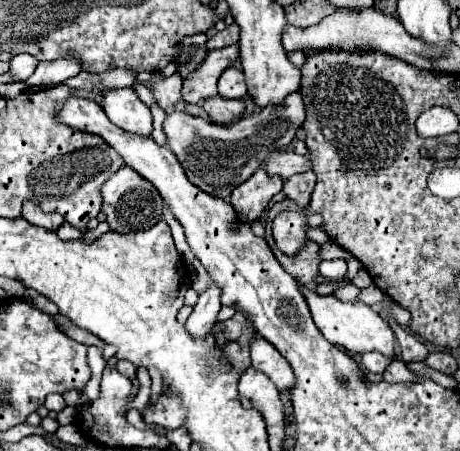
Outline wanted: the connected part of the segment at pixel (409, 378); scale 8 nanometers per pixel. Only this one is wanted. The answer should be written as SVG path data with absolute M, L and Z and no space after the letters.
M401 360L393 362L389 366L389 370L383 374L383 378L385 378L385 382L415 382L417 380L417 376L413 372L409 372Z

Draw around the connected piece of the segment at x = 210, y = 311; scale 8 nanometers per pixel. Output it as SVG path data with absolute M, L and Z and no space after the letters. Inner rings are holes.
M213 284L207 292L203 292L199 296L197 306L193 308L189 320L185 322L185 330L193 336L193 338L205 338L211 328L217 322L217 312L221 310L221 290Z

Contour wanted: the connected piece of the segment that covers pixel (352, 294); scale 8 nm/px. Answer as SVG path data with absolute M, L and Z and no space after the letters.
M349 283L347 286L337 289L333 295L343 302L348 302L355 300L360 291L355 285Z

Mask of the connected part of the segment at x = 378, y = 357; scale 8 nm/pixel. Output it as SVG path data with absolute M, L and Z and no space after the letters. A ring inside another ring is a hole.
M367 352L367 354L361 356L361 364L363 364L363 368L365 368L367 372L381 372L381 374L387 370L387 366L389 366L393 360L397 360L397 354L385 356L385 354L381 354L381 352Z

